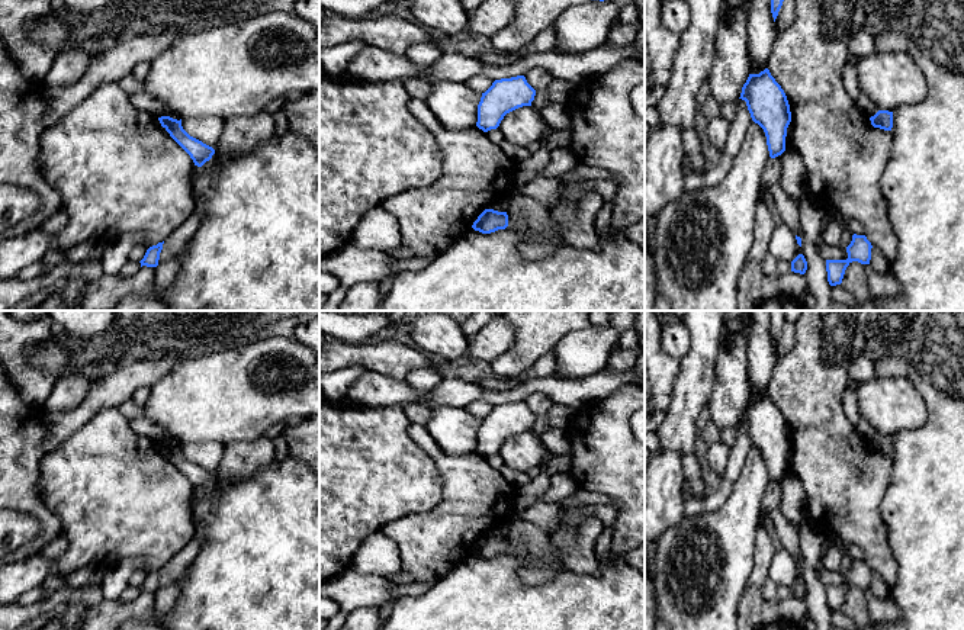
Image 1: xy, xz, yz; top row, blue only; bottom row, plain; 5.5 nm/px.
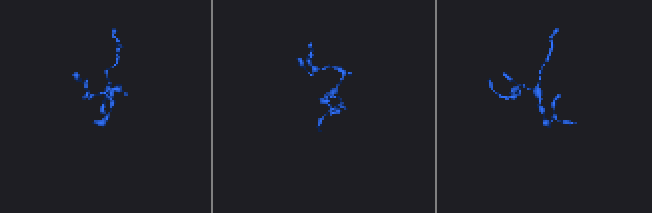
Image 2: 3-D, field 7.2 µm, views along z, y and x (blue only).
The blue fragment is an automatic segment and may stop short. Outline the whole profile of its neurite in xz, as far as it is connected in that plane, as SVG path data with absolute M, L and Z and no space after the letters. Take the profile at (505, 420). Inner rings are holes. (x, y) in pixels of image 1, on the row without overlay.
M524 401L495 405L482 418L478 430L476 451L483 457L497 454L504 441L518 433L531 431L536 415L527 408Z

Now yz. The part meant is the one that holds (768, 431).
M769 395L749 399L739 424L746 427L752 446L764 454L769 482L781 480L785 476L791 437L784 415Z

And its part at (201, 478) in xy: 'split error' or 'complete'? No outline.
complete

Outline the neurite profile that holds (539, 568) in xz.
M569 507L563 510L563 520L556 531L546 531L546 547L542 553L534 553L528 549L528 543L518 537L507 537L508 552L526 565L520 568L518 576L524 585L539 585L552 579L557 572L566 569L562 553L557 550L553 536L559 531L581 525L588 517L585 515L585 507Z

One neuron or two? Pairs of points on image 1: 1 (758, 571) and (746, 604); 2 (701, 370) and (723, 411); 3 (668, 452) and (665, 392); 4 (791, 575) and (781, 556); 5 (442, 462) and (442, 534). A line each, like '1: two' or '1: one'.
1: one
2: two
3: two
4: one
5: one

